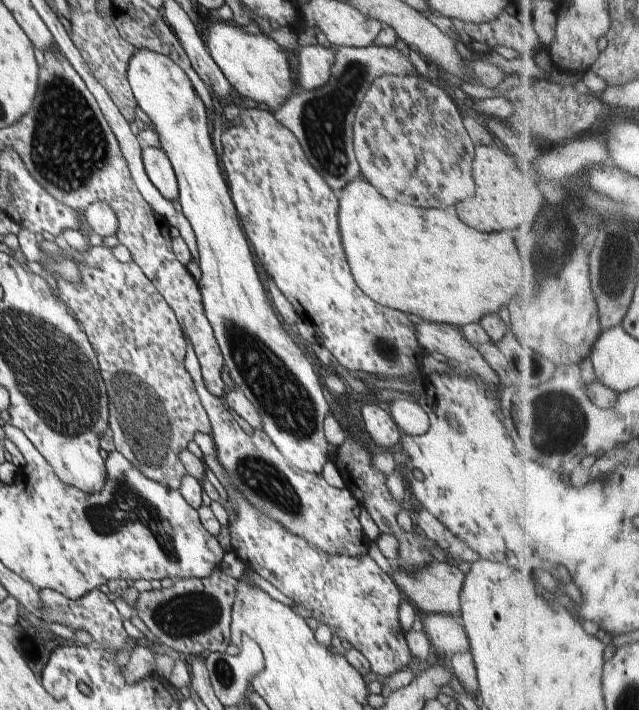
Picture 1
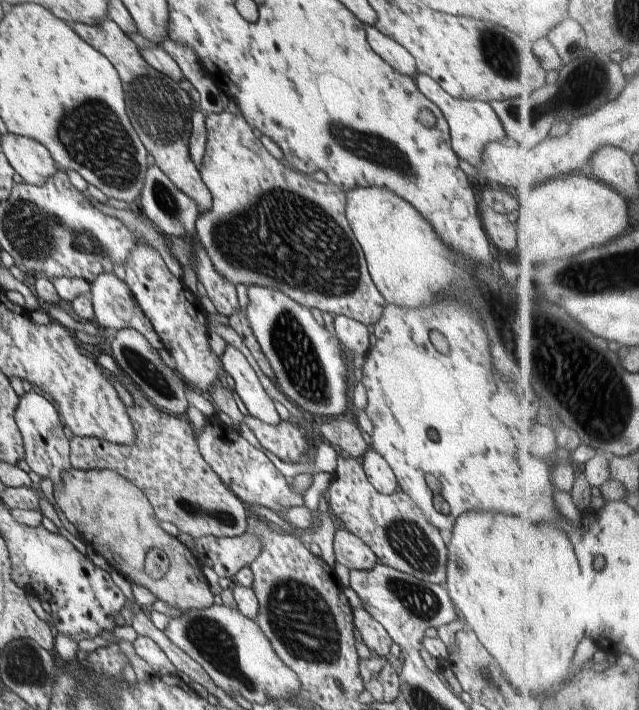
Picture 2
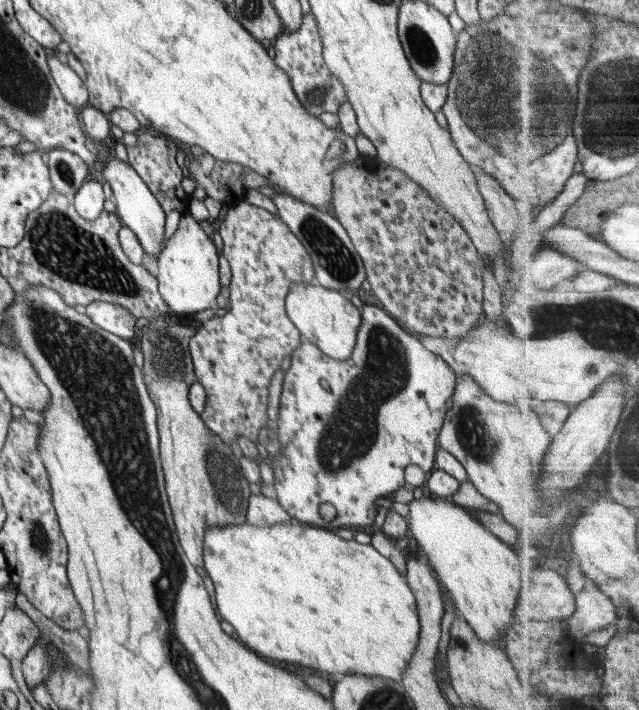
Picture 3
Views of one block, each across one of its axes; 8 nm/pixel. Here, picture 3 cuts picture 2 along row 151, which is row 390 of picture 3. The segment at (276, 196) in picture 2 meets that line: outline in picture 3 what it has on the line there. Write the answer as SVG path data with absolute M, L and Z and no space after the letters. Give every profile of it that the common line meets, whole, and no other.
M246 201L238 203L230 208L228 214L223 221L220 221L216 225L216 234L220 237L222 241L222 255L229 262L231 268L231 282L230 288L230 310L226 312L222 317L212 317L210 320L201 324L202 327L194 333L194 336L190 337L190 342L188 344L189 354L191 355L191 360L193 361L193 367L195 370L195 375L197 381L204 387L206 391L206 404L204 410L200 413L202 420L206 423L206 426L214 434L218 435L221 440L230 446L231 441L237 442L237 437L239 435L246 436L253 442L258 442L259 430L262 427L266 427L269 421L269 416L267 413L268 409L268 387L270 385L270 380L276 370L280 368L283 359L286 357L291 357L291 353L301 344L302 336L300 331L295 327L295 324L288 318L285 302L286 295L288 295L290 286L292 284L312 284L315 282L315 272L314 264L312 264L312 259L310 259L309 253L305 250L305 247L301 244L301 241L294 235L288 226L281 220L277 214L267 212L266 209L254 206L254 204L248 204Z

